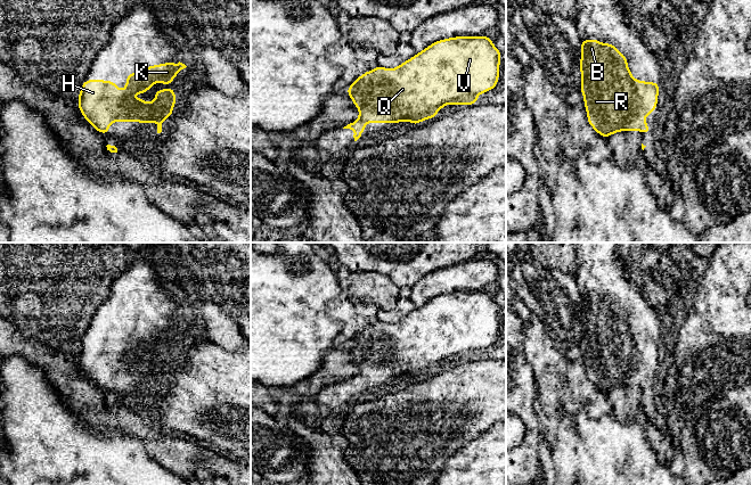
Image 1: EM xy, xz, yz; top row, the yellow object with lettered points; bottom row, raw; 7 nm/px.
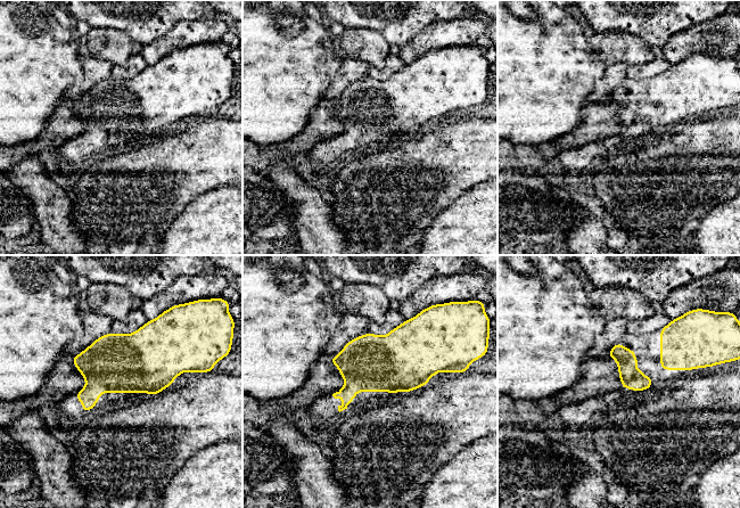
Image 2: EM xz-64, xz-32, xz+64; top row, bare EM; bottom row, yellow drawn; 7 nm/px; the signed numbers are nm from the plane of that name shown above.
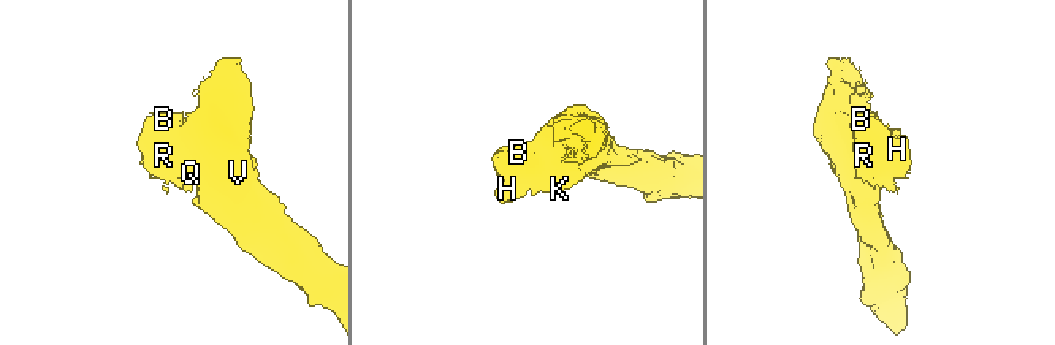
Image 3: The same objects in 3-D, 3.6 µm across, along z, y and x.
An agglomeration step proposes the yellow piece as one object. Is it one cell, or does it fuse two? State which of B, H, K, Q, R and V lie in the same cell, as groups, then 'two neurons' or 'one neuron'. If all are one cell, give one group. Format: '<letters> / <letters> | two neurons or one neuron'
B H K Q R V | one neuron

